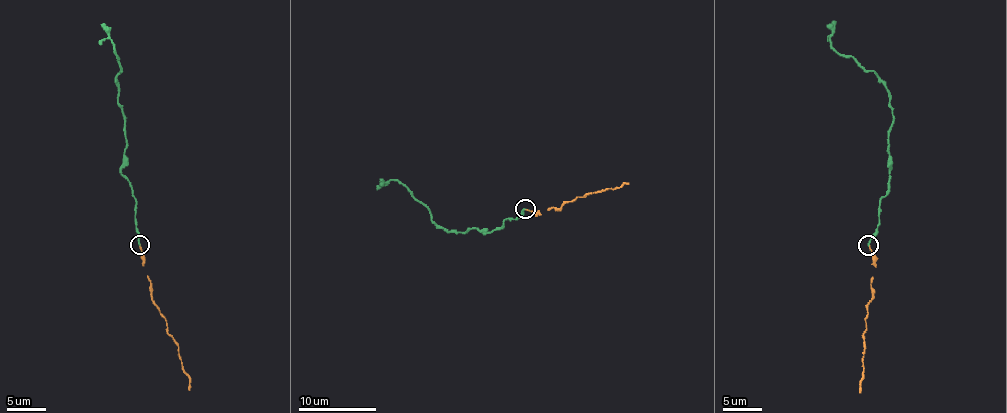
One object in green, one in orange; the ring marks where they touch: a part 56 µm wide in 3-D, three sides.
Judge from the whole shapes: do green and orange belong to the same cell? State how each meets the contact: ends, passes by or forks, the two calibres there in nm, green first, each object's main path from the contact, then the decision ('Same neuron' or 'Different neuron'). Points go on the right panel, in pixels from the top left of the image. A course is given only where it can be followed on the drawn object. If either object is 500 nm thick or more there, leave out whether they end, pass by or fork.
At the ring green ends. At the ring orange ends. Thickness 140 nm (green) against 130 nm. Course of green: (868, 245), (888, 186), (893, 115), (885, 82), (831, 47), (835, 21). Course of orange: (870, 245), (874, 262), (872, 300), (866, 320), (864, 371), (859, 393). Same neuron

